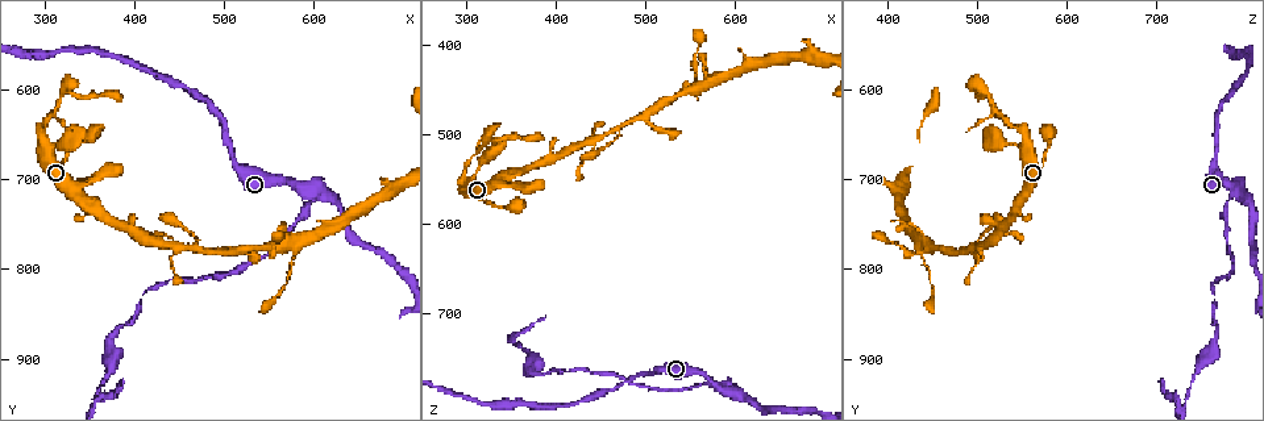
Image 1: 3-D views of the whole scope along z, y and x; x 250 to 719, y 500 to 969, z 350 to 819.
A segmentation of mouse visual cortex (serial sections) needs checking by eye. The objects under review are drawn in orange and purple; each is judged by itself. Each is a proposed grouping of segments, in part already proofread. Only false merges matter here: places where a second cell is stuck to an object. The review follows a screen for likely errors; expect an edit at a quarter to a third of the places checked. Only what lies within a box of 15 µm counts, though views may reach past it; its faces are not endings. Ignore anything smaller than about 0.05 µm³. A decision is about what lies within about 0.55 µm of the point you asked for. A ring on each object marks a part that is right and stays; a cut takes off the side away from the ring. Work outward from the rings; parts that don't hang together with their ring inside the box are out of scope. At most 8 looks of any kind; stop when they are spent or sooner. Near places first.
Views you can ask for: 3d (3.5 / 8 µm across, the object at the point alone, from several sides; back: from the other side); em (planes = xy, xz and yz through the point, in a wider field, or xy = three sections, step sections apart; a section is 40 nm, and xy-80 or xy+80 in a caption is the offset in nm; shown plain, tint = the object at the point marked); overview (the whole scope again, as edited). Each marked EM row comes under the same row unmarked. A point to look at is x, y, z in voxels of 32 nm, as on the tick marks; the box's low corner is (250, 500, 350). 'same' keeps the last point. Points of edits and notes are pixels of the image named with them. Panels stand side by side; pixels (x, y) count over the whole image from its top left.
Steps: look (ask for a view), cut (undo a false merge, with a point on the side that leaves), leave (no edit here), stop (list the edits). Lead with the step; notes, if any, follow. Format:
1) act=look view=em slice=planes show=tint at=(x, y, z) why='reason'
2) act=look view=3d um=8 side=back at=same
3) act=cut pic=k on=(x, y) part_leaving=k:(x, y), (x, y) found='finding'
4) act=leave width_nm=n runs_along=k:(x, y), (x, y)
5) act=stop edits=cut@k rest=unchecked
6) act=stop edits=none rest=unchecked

act=look view=3d um=3.5 at=(470, 775, 495) why='three-way junction'

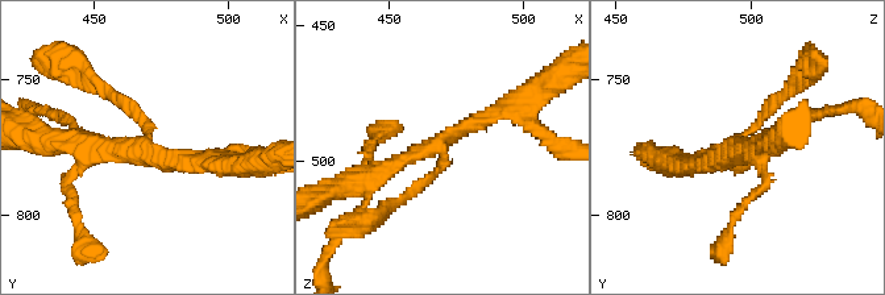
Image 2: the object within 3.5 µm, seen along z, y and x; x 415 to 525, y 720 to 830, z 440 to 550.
act=look view=em slice=xy step=3 show=tint at=(469, 778, 495) arms=3 arm_widths_nm=150,200,300

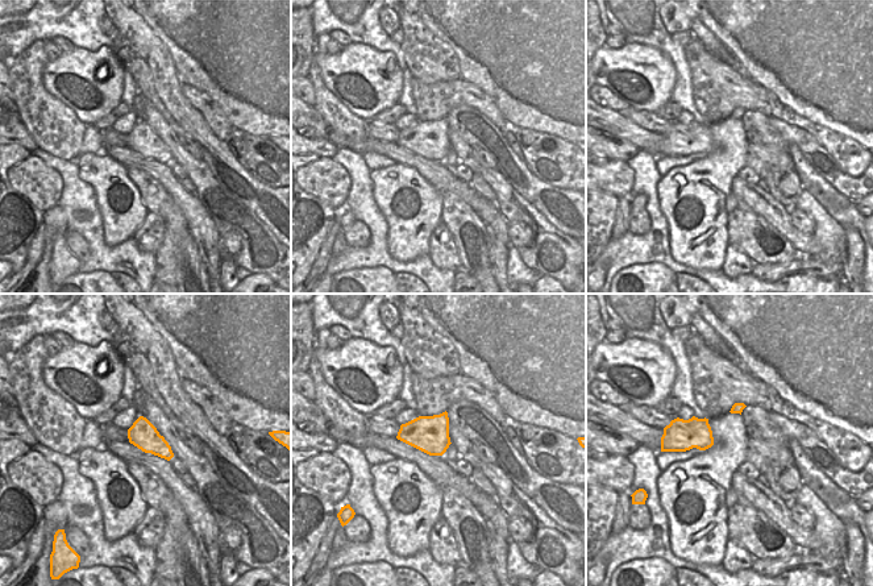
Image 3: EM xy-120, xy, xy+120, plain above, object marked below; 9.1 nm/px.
act=leave runs_along=2:(361, 182), (514, 102) found='continuous, no second cell'

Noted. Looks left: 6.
act=look view=em slice=xy step=3 show=tint at=(570, 795, 440) why='thick turns thin'

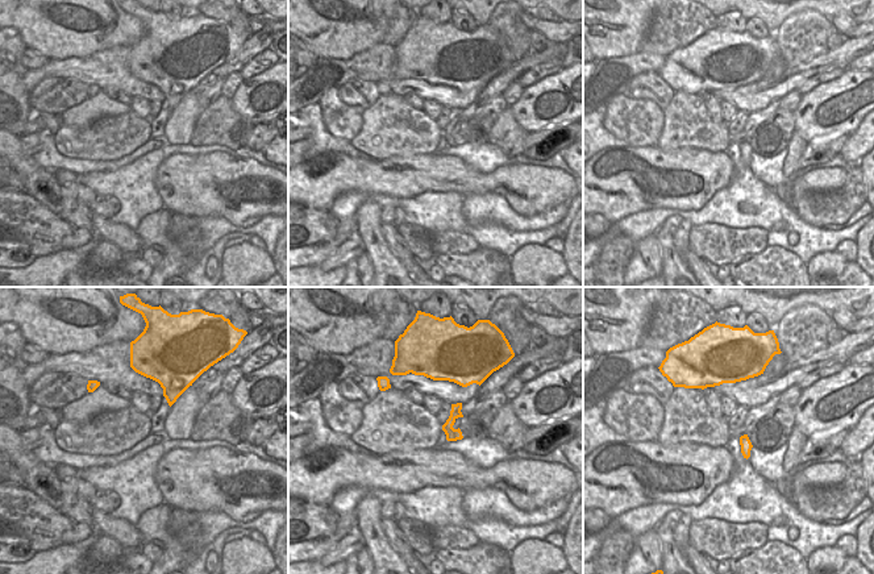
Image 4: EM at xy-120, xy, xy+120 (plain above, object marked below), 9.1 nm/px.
act=look view=3d um=3.5 at=same

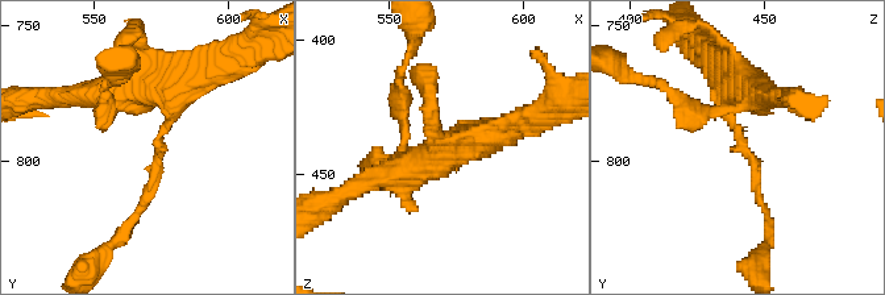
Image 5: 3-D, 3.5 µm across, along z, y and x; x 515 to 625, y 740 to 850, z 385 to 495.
act=leave runs_along=5:(748, 86), (732, 123), (769, 219) found='all the same cell'

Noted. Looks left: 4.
act=look view=3d um=3.5 side=back at=(585, 710, 790) why='sudden change in width'

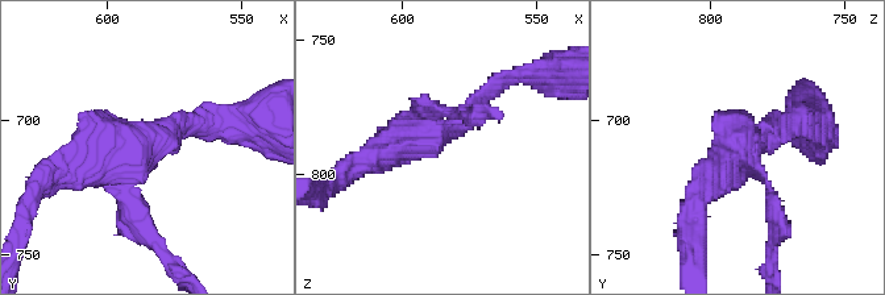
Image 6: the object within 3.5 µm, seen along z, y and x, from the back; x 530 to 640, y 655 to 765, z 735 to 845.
act=look view=em slice=xy step=3 show=tint at=(589, 712, 787) arms=3 arm_widths_nm=200,200,400

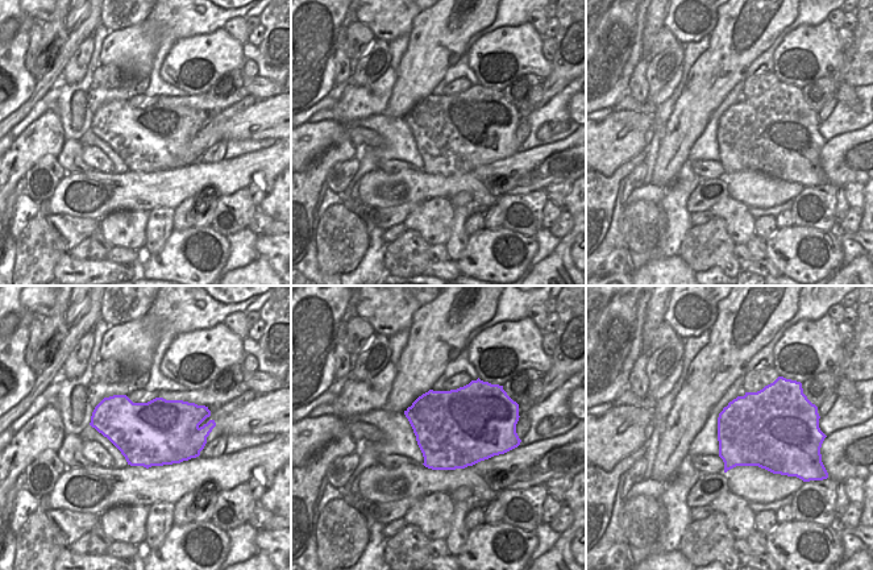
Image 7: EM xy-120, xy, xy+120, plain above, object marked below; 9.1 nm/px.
act=cut pic=6 on=(138, 232) part_leaving=6:(131, 190), (134, 217), (183, 274) found='a second cell is stuck on'

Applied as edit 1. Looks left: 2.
act=stop edits=cut@6 rest=unchecked

